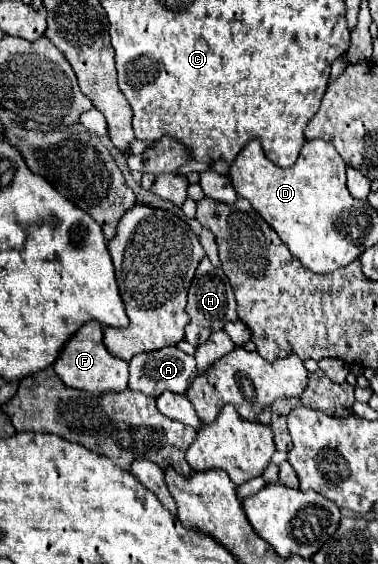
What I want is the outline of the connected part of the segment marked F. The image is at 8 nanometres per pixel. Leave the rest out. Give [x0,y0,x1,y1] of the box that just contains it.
[52,321,128,395]

